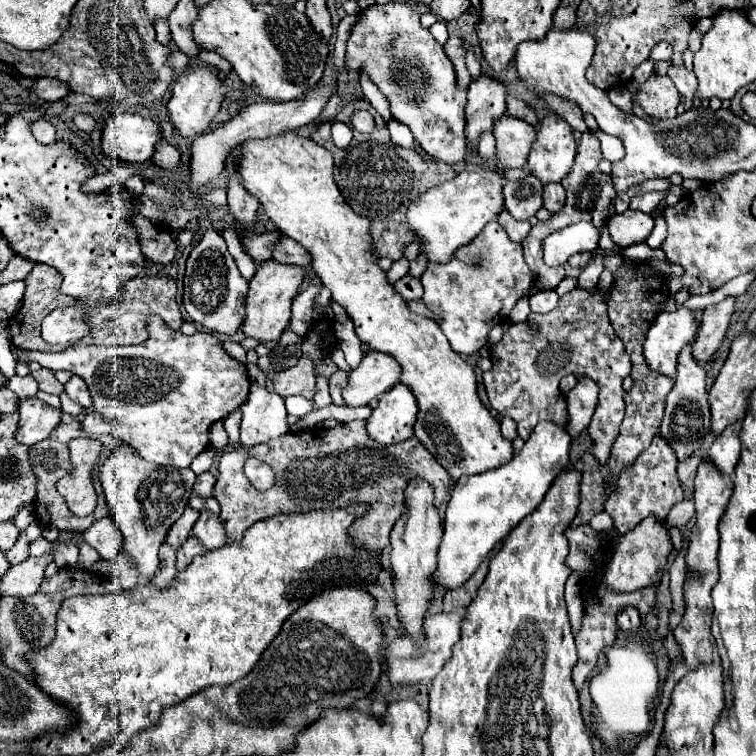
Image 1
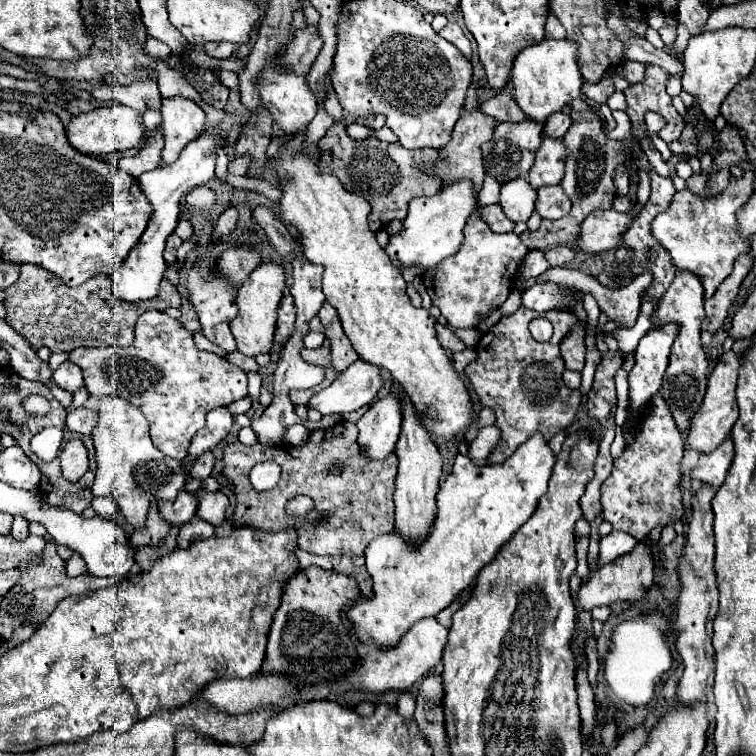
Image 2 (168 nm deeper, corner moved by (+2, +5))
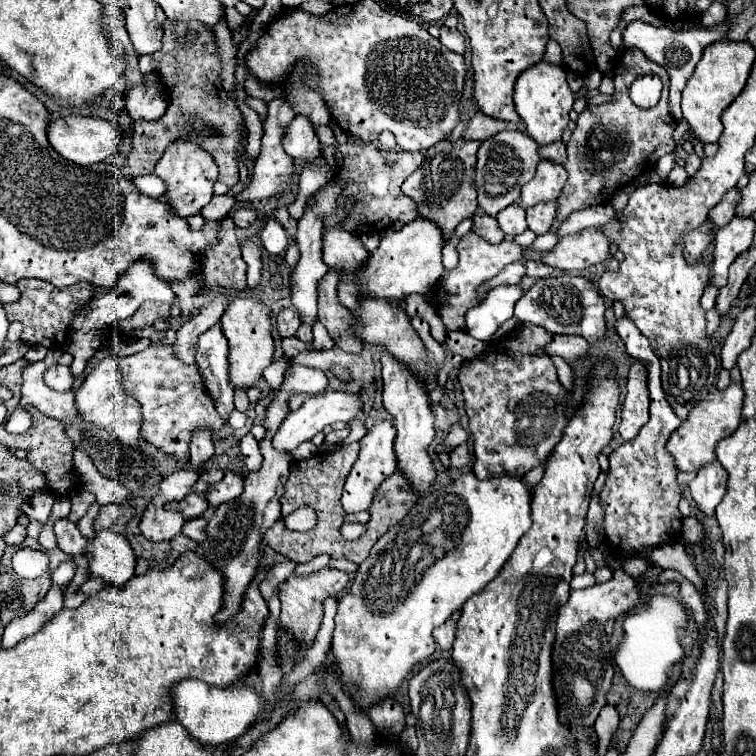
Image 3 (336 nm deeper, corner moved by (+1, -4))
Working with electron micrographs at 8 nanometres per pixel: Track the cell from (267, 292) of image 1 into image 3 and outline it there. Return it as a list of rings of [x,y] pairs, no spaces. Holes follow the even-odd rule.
[[[234,298],[220,318],[220,326],[230,344],[230,382],[238,388],[250,388],[256,380],[260,380],[262,370],[272,364],[272,312],[258,298]]]

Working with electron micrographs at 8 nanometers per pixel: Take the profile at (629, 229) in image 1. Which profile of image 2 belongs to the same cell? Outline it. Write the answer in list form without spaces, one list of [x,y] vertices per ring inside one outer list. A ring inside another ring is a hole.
[[[615,209],[593,211],[593,215],[585,217],[581,223],[577,251],[601,253],[617,247],[635,215],[637,213],[619,213]]]

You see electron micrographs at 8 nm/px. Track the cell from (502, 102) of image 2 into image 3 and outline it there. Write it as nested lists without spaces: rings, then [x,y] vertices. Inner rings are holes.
[[[476,112],[470,118],[470,122],[468,122],[468,128],[464,132],[464,138],[466,140],[480,140],[480,142],[484,142],[486,138],[490,138],[490,136],[494,136],[494,134],[506,130],[506,128],[508,128],[506,122],[496,120],[492,116],[486,116],[482,112]]]

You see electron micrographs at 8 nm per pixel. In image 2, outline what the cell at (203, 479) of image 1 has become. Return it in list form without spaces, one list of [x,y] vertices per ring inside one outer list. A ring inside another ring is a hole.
[[[211,451],[201,453],[201,455],[197,457],[197,461],[193,463],[193,467],[191,467],[191,477],[195,477],[195,479],[205,479],[205,477],[209,477],[211,471],[213,471],[213,463],[215,463],[215,457],[213,457]]]

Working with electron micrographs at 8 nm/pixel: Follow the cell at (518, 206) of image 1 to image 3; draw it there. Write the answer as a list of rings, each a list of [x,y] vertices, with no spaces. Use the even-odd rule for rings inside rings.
[[[514,202],[508,208],[504,208],[502,212],[498,212],[496,220],[498,220],[500,228],[506,232],[506,236],[522,234],[528,228],[528,224],[526,224],[526,210],[518,202]]]

